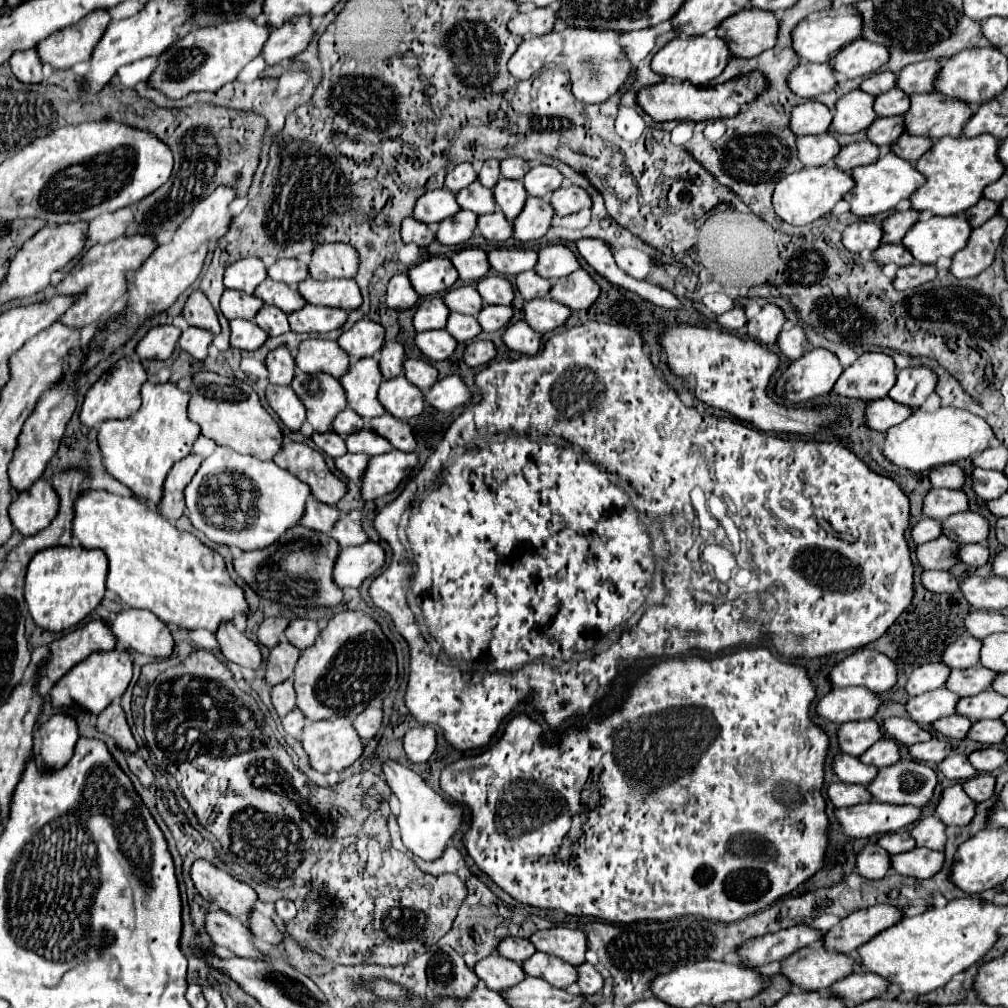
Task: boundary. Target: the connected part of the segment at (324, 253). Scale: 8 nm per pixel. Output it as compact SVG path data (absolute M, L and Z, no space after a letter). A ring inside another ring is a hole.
M324 243L312 253L310 277L318 281L326 279L350 279L358 273L358 251L346 243Z

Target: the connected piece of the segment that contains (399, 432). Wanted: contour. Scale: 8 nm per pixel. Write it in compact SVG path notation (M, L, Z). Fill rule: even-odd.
M386 413L384 417L376 417L376 421L370 421L370 427L382 437L386 437L398 451L414 451L416 447L416 437L412 427L392 417L390 413Z

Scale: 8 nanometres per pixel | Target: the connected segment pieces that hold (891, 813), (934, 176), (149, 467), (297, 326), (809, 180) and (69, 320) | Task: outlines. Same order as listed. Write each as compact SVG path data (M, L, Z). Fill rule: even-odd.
M864 803L854 807L844 807L836 811L836 817L850 837L870 837L900 831L916 823L922 815L922 807L914 805L892 805L892 803Z
M988 133L978 137L940 137L916 163L916 169L926 175L926 183L910 197L912 209L932 216L965 215L966 209L982 199L984 187L998 181L1006 171L998 159L998 147L998 139Z
M146 381L142 385L142 405L134 415L130 415L128 419L108 419L100 425L98 443L100 443L102 455L104 455L104 463L106 463L108 473L114 479L118 479L120 483L124 483L126 487L130 487L136 495L150 499L152 503L158 503L162 497L162 483L164 483L168 471L172 469L172 465L176 461L190 455L190 449L200 435L200 427L188 419L188 403L190 403L190 393L178 389L176 383L172 383L172 381L168 381L168 383Z
M304 305L300 311L288 315L290 327L296 333L328 333L340 329L348 319L344 309L322 307L322 305Z
M836 165L822 167L804 167L796 173L790 173L782 181L778 181L774 191L774 209L780 219L792 225L808 225L832 211L832 207L854 187L852 173L838 169Z
M132 235L132 237L118 237L110 243L98 243L94 247L88 249L88 253L76 263L76 267L56 285L54 293L68 293L68 295L76 295L86 291L76 305L72 305L72 309L68 309L68 313L64 313L64 317L60 319L64 325L68 327L76 327L82 329L88 323L96 323L100 319L104 319L106 315L110 315L120 301L126 297L128 291L128 271L140 269L140 265L148 259L148 255L158 247L158 241L154 235Z

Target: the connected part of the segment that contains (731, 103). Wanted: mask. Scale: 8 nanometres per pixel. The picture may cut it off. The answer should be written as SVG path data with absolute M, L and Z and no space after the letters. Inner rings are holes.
M754 69L752 73L738 75L726 83L718 85L690 85L690 81L662 81L656 85L650 85L638 93L640 107L654 119L654 121L708 121L708 119L720 119L720 117L734 117L738 115L742 105L752 103L756 97L760 97L768 89L768 79L764 73Z

